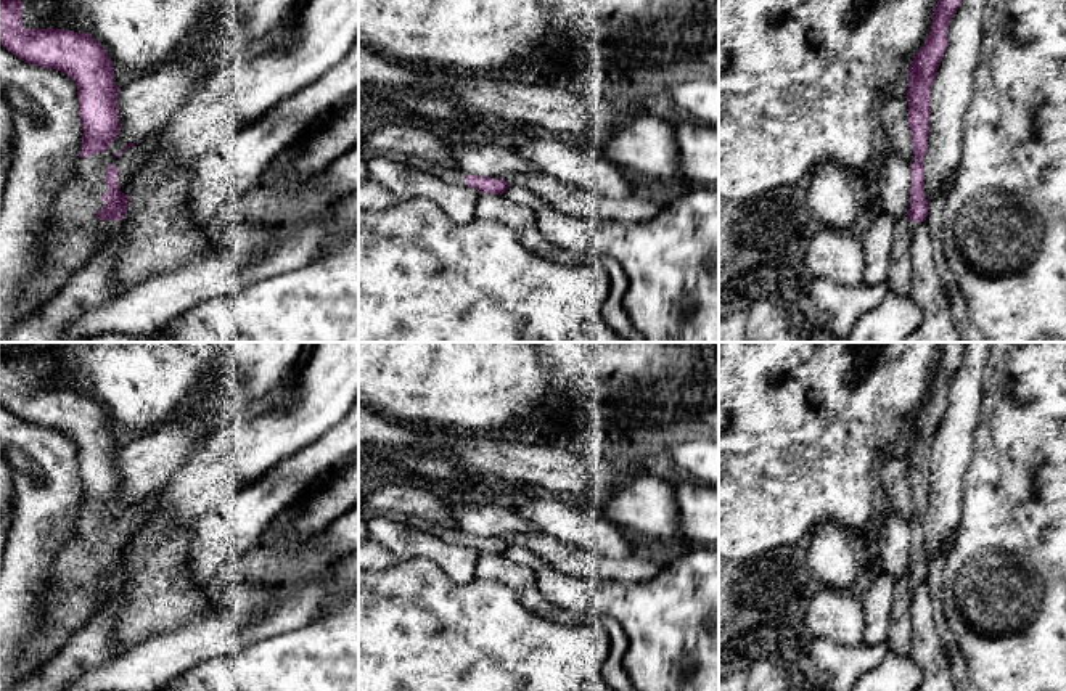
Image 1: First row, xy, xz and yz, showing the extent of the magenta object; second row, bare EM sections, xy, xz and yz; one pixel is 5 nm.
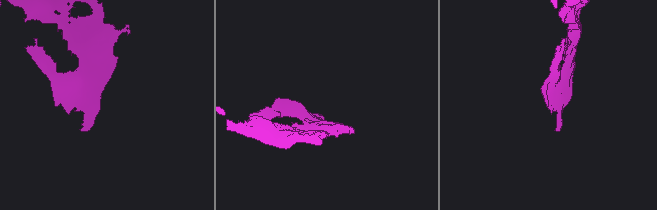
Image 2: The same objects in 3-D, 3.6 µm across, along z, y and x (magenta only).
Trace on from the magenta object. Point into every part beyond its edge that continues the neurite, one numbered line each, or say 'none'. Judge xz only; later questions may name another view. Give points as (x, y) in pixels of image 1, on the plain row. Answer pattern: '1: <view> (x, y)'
1: xz (455, 535)

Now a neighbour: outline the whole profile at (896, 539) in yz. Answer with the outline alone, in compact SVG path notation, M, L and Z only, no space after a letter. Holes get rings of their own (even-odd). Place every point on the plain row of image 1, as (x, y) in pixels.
M891 511L879 535L881 572L896 580L910 569L912 527L908 519Z

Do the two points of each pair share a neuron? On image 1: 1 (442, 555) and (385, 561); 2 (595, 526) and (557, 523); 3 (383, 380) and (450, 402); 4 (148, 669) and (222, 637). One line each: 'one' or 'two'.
1: two
2: one
3: one
4: one

